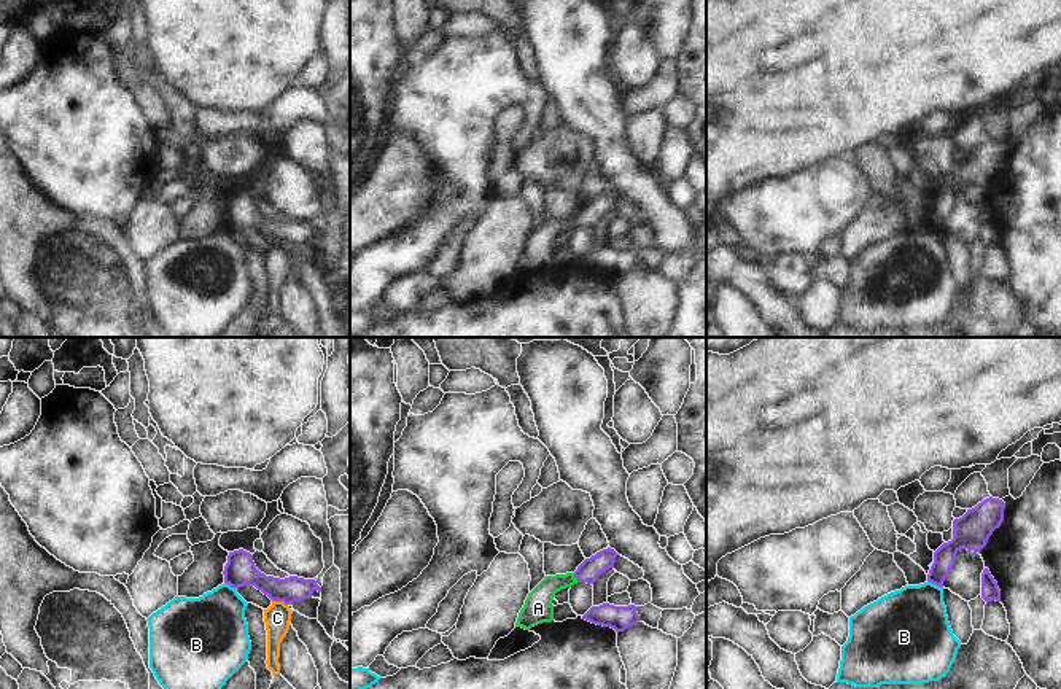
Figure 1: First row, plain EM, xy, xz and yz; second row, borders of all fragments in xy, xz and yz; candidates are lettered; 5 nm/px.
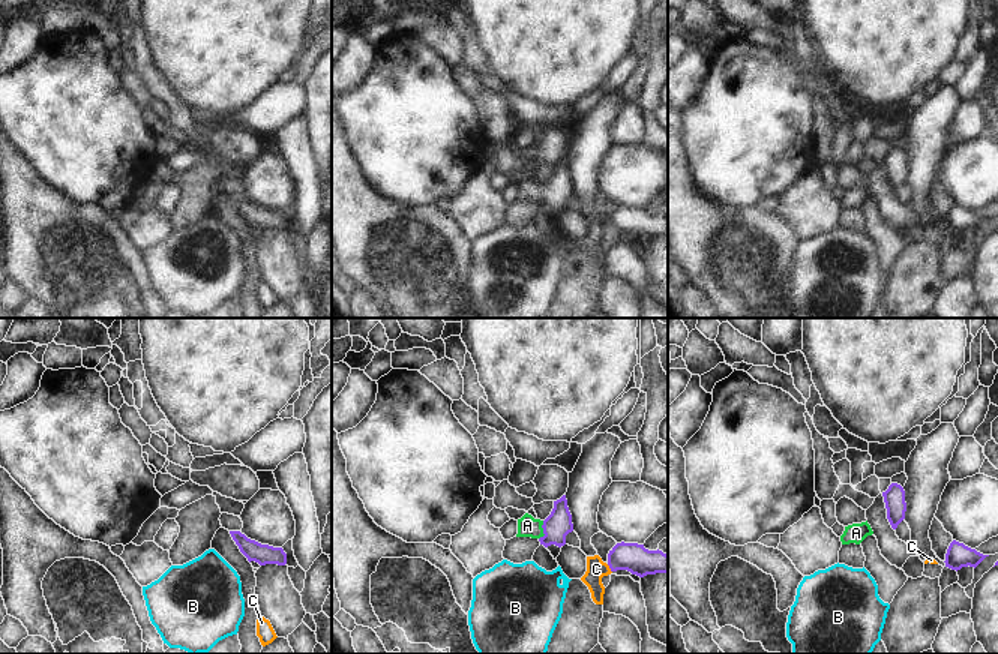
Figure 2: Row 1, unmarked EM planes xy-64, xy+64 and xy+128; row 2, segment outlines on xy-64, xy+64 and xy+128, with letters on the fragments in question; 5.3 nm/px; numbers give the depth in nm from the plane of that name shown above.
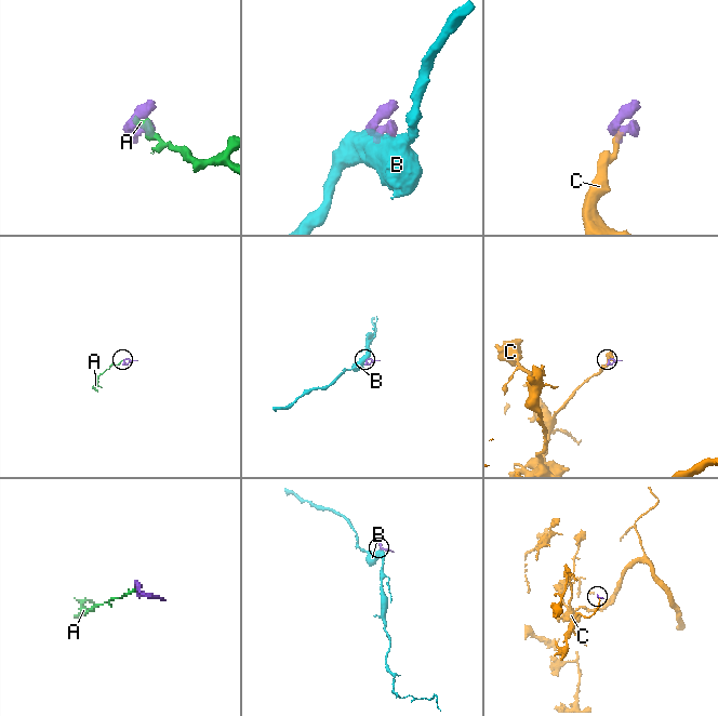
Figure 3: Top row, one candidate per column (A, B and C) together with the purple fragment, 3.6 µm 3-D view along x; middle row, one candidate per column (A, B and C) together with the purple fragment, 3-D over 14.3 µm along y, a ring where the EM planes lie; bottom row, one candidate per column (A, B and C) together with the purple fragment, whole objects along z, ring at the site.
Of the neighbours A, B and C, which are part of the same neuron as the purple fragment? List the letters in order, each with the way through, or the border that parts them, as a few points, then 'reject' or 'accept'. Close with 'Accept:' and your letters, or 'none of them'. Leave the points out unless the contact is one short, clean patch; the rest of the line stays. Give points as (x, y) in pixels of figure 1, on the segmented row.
A: way xz (590, 568), (575, 576), (559, 581), (538, 608); accept
B: border yz (928, 580), (942, 587); reject
C: border xy (272, 600), (282, 600), (287, 605); reject
Accept: A

